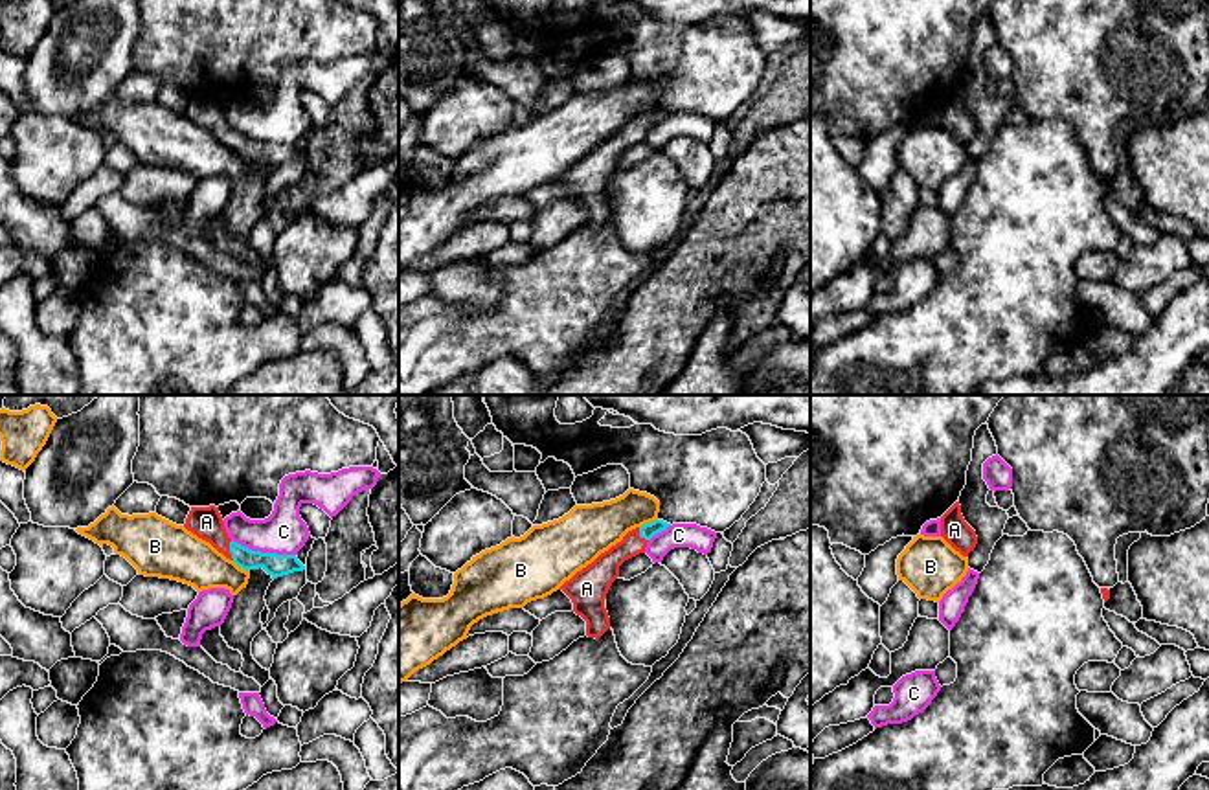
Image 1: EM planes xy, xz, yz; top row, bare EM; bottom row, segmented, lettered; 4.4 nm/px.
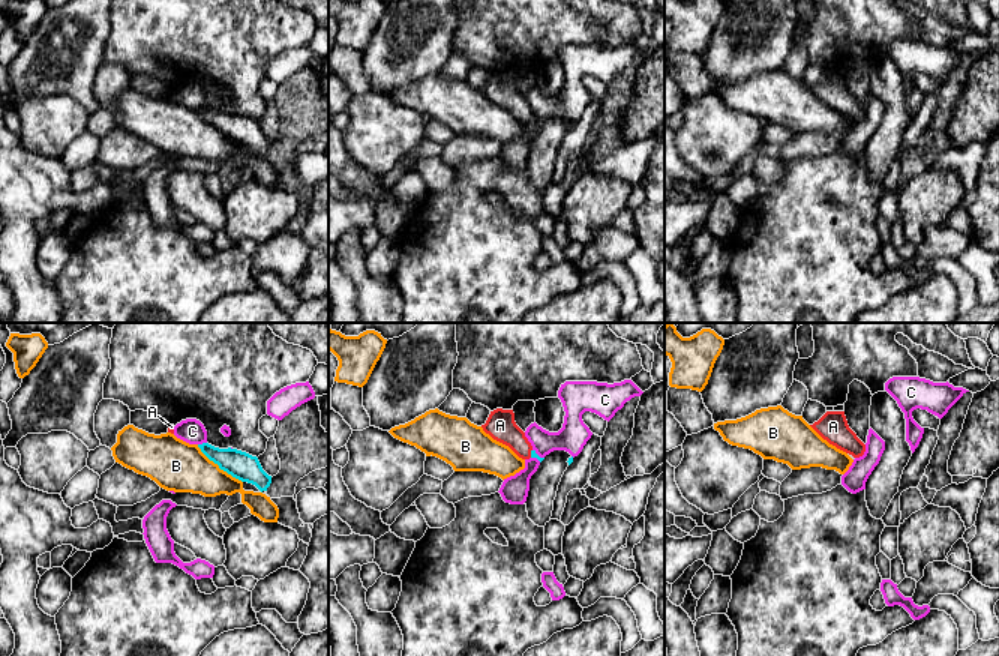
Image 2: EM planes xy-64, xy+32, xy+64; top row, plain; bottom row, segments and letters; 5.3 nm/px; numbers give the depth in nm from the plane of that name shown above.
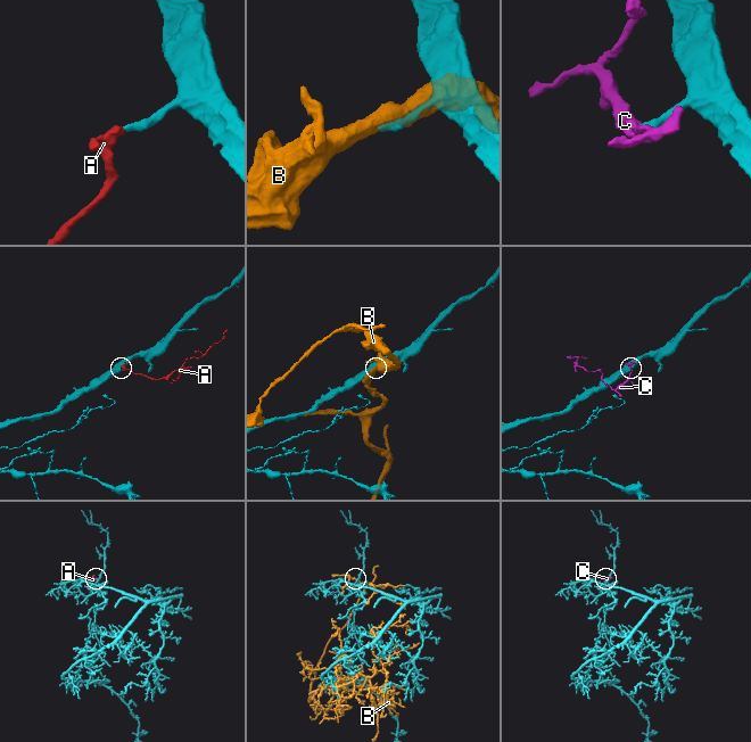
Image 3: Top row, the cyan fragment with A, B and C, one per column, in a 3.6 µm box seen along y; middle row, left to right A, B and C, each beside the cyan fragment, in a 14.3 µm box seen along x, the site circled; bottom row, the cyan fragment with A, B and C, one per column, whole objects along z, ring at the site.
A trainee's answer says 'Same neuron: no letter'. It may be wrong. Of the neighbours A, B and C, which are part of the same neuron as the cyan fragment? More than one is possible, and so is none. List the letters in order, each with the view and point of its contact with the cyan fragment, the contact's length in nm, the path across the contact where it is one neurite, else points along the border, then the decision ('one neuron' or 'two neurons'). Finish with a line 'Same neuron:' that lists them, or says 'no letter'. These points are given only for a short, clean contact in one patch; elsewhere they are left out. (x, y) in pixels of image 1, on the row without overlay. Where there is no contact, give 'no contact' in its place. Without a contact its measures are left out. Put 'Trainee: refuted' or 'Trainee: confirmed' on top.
Trainee: refuted
A: xy (230, 138) | 90 nm | across xy (274, 153), (245, 147), (230, 138), (206, 111) | one neuron
B: xz (647, 112) | 90 nm | two neurons
C: xy (263, 142) | 280 nm | along xy (232, 127), (252, 138), (294, 144) | two neurons
Same neuron: A

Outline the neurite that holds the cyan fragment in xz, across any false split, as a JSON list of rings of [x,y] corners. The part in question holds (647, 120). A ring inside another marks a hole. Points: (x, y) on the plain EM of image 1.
[[[654,108],[628,119],[621,130],[601,141],[592,152],[577,160],[559,176],[571,187],[571,200],[586,209],[588,226],[599,228],[610,217],[604,187],[612,171],[619,165],[619,154],[645,141],[647,130],[669,114],[663,108]]]

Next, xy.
[[[215,94],[191,96],[184,116],[198,127],[209,130],[219,141],[246,160],[263,156],[272,167],[277,167],[305,158],[296,143],[252,140],[233,130],[224,118],[219,96]]]

